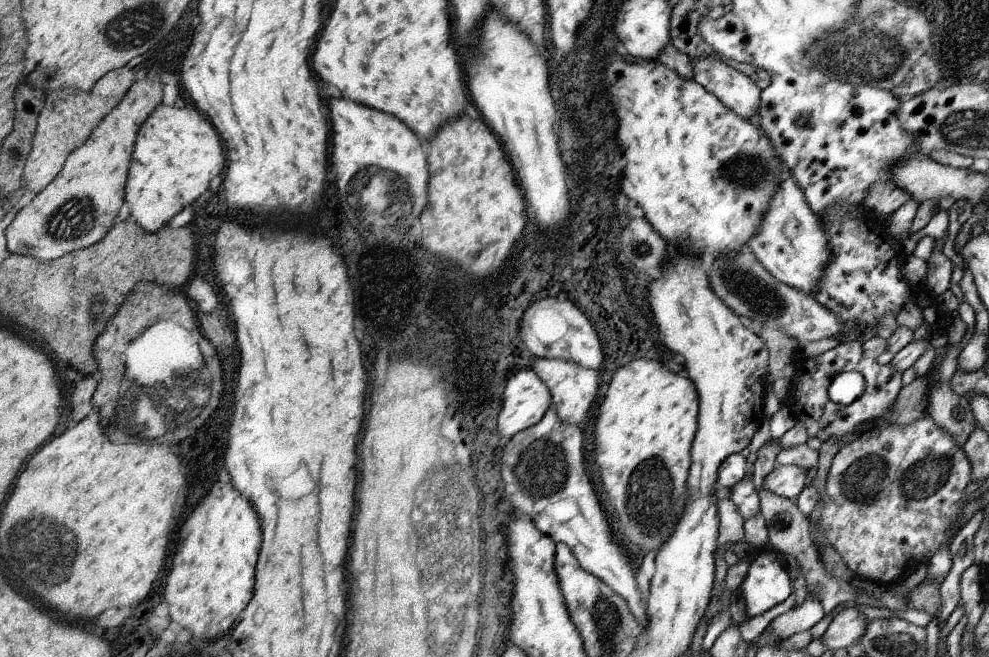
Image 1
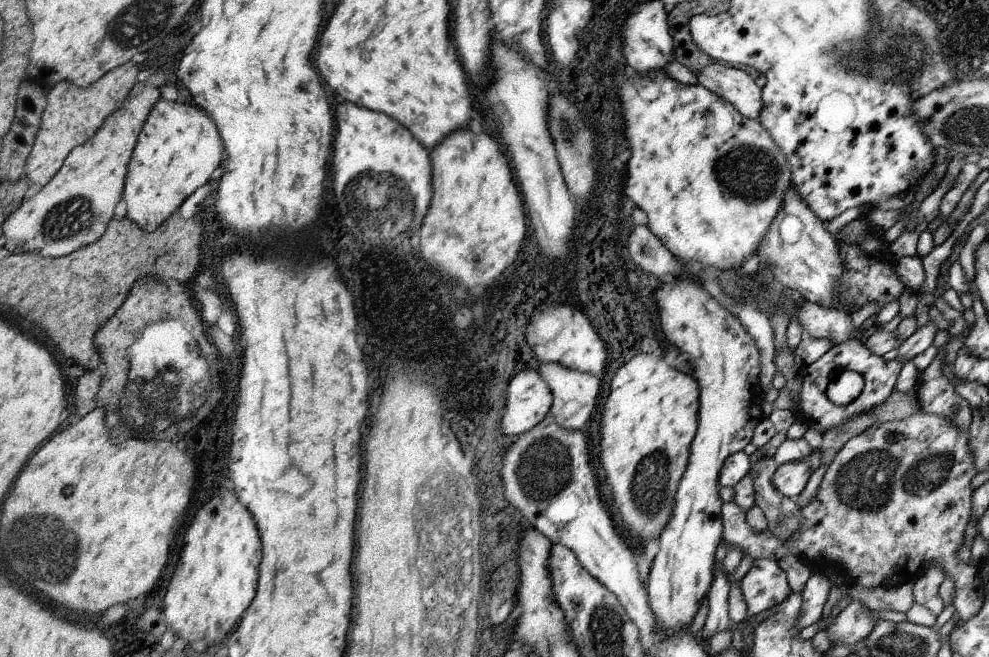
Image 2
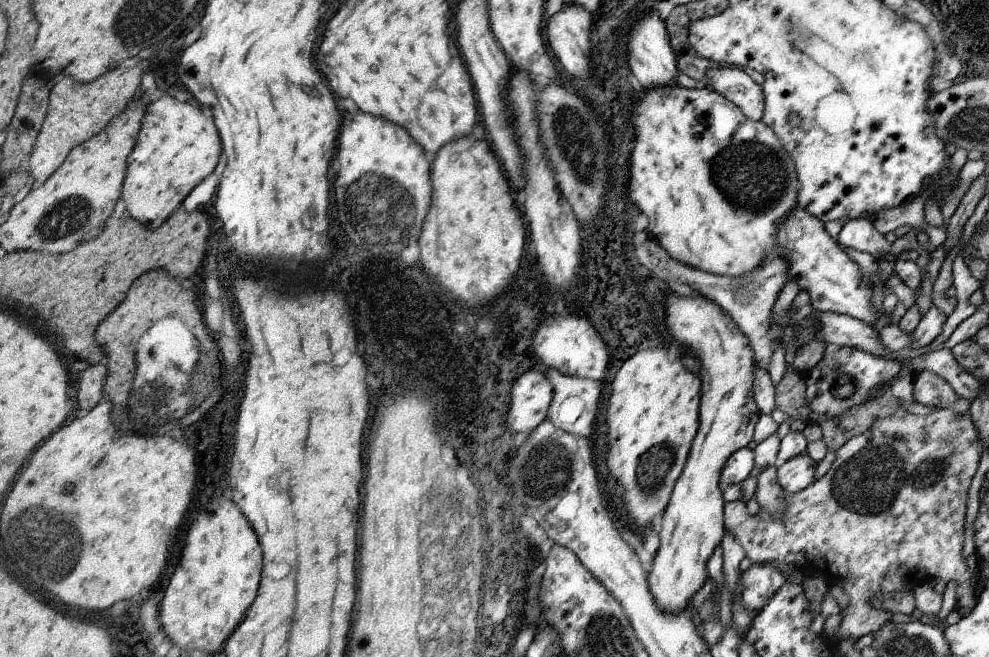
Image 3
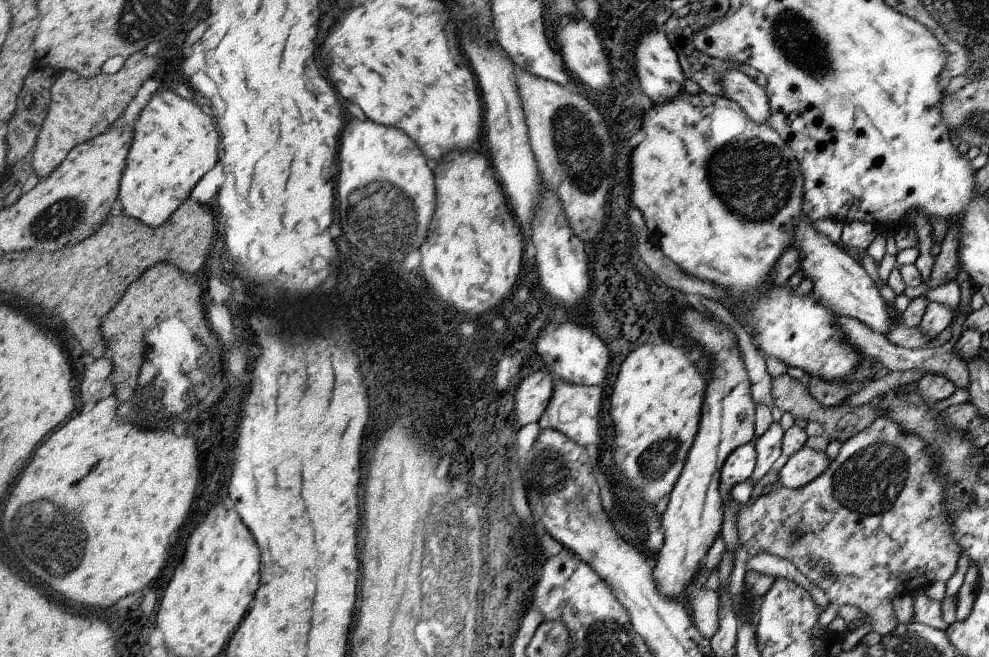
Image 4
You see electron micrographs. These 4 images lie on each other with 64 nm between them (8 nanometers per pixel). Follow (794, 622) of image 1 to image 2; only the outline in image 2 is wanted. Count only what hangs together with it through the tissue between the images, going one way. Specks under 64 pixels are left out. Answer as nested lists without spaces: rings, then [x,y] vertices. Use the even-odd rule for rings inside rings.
[[[825,574],[811,576],[807,580],[807,584],[801,592],[803,602],[801,602],[797,620],[795,620],[795,630],[797,632],[801,632],[805,626],[811,626],[811,624],[821,620],[823,606],[825,606],[825,600],[829,596],[829,590],[831,590],[831,582],[825,578]]]

